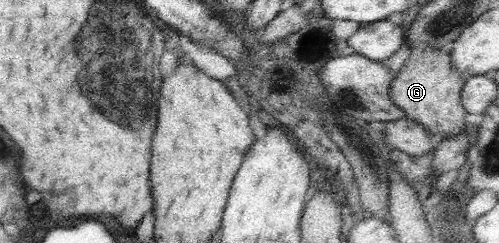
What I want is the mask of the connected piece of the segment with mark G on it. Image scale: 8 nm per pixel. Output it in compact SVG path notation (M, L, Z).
M415 45L410 48L407 59L389 83L389 96L391 102L403 112L403 117L417 122L431 134L435 147L441 140L457 135L464 129L466 111L461 107L460 100L463 83L459 72L451 66L448 47Z

